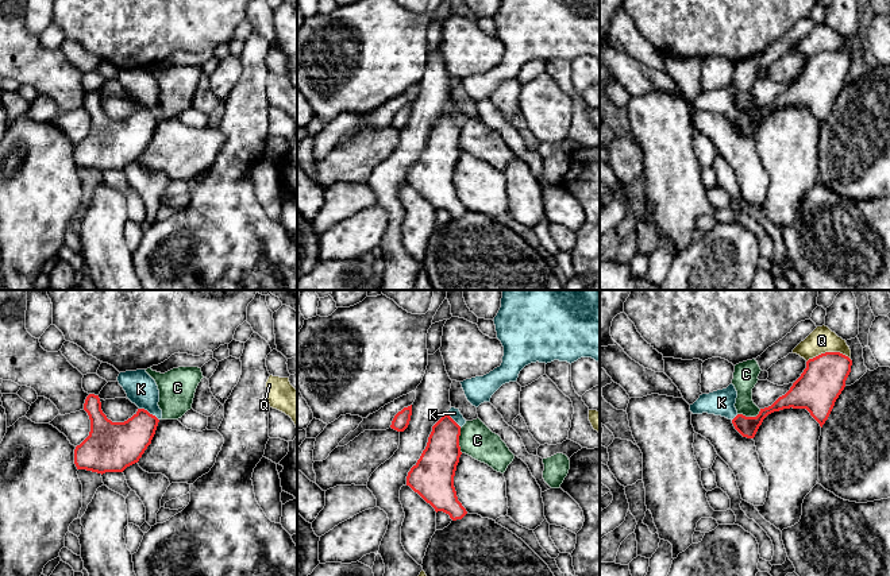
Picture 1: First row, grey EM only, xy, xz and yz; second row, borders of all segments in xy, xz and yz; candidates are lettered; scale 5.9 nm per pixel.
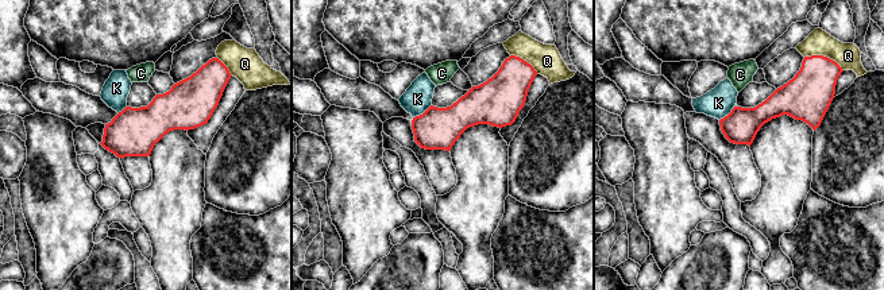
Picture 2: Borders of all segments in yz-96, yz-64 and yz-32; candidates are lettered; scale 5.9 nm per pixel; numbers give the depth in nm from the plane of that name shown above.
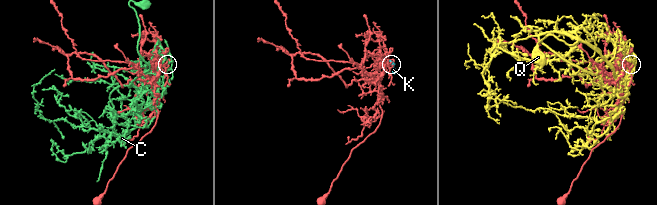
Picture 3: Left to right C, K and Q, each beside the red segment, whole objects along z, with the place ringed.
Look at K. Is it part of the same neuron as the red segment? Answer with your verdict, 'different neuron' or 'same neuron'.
different neuron

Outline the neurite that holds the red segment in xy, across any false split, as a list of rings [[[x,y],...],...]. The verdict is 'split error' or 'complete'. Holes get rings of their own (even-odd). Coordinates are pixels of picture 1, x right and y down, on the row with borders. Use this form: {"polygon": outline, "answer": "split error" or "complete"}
{"polygon": [[[89,394],[84,410],[90,420],[89,436],[76,447],[77,469],[97,473],[123,472],[139,461],[155,434],[159,420],[145,409],[124,422],[112,422],[101,410],[99,395]]], "answer": "complete"}

